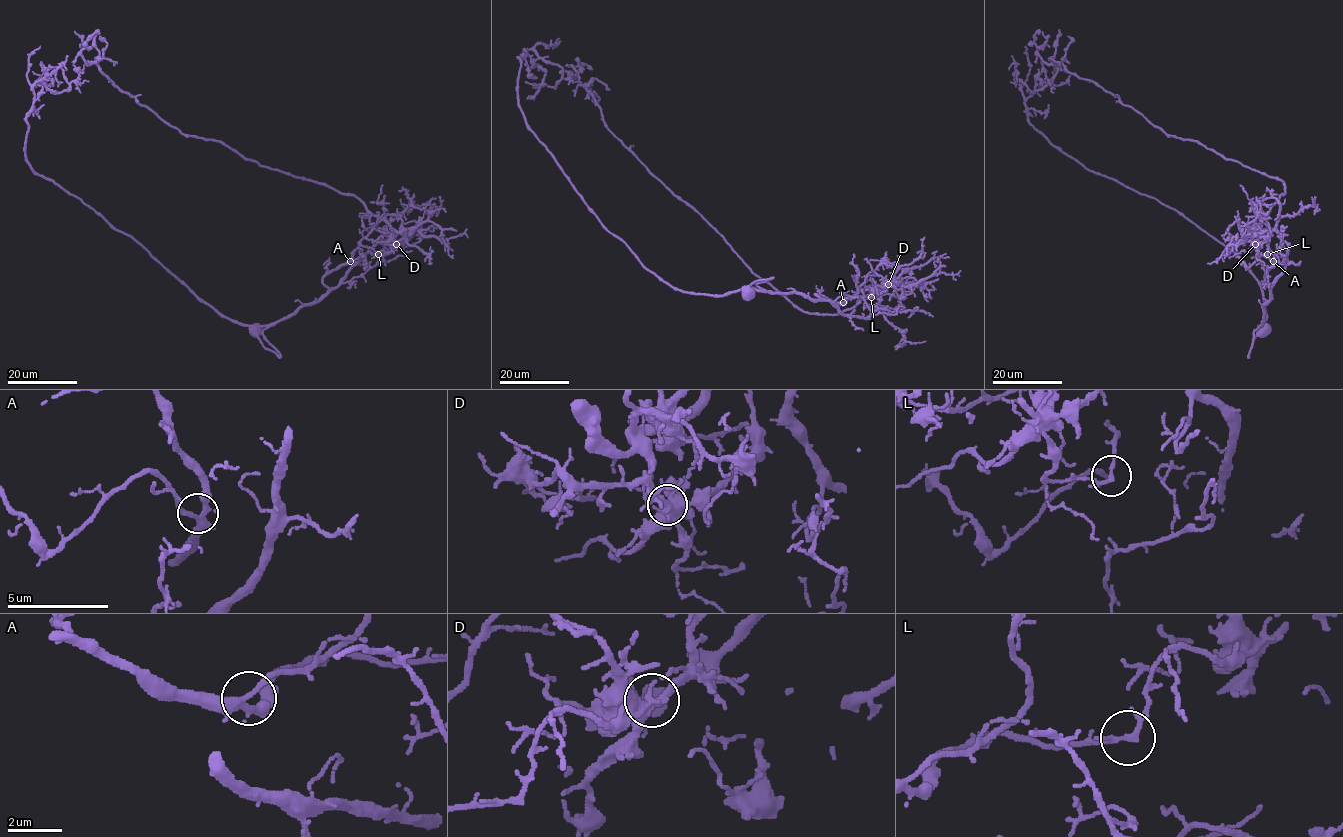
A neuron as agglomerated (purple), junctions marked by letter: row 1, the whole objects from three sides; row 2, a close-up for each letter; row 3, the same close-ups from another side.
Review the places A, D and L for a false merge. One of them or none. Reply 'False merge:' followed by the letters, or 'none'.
False merge: L

